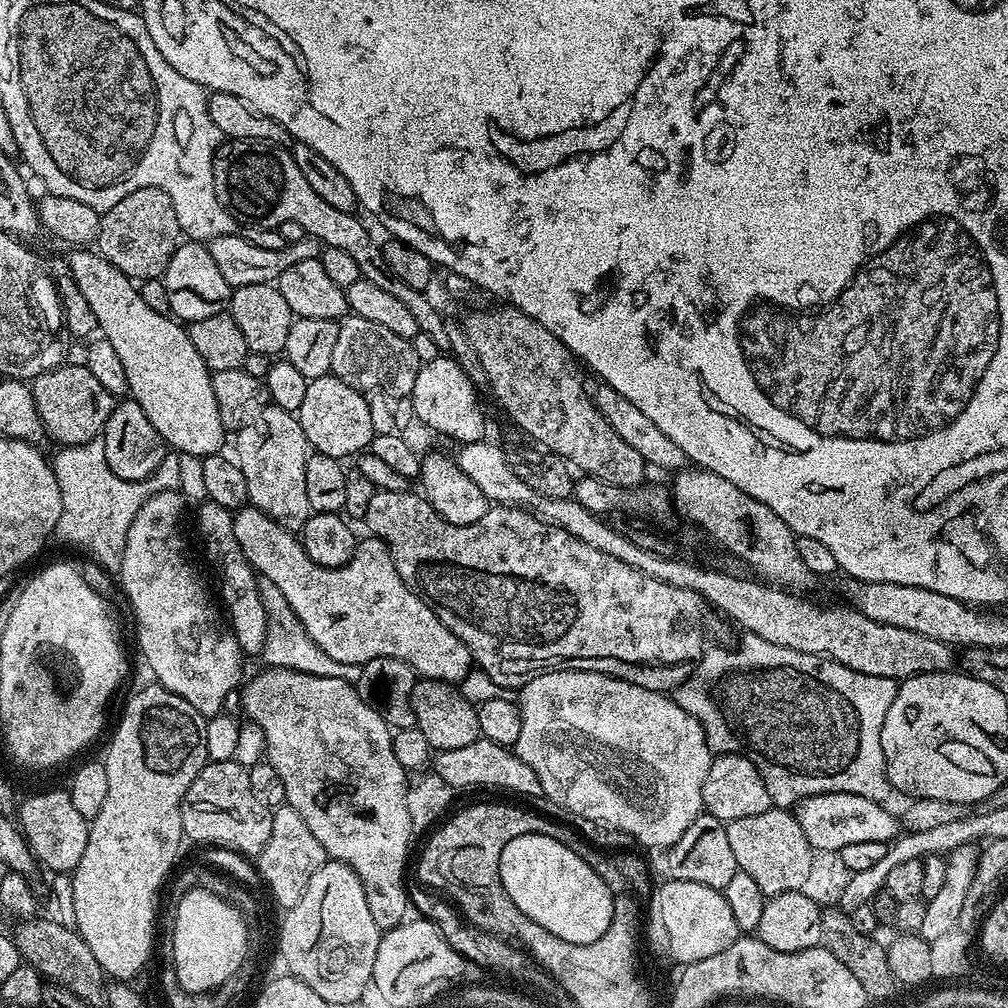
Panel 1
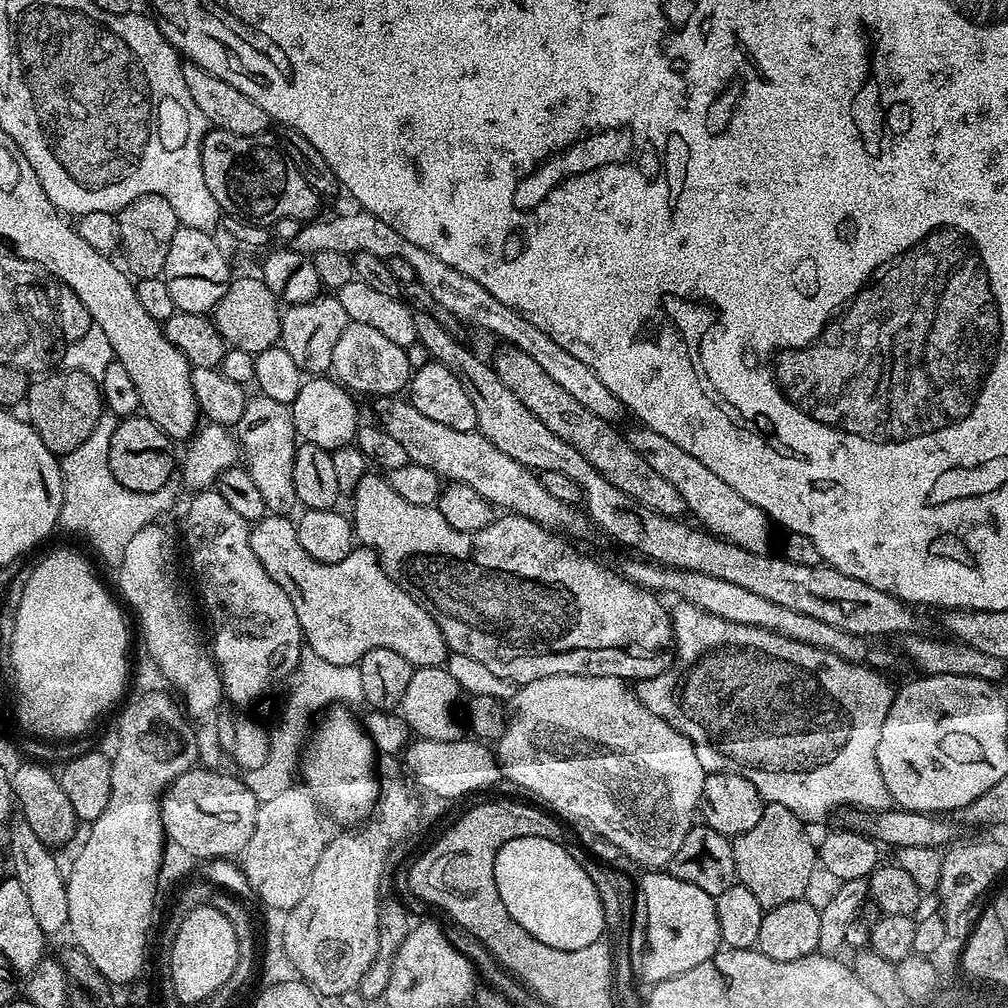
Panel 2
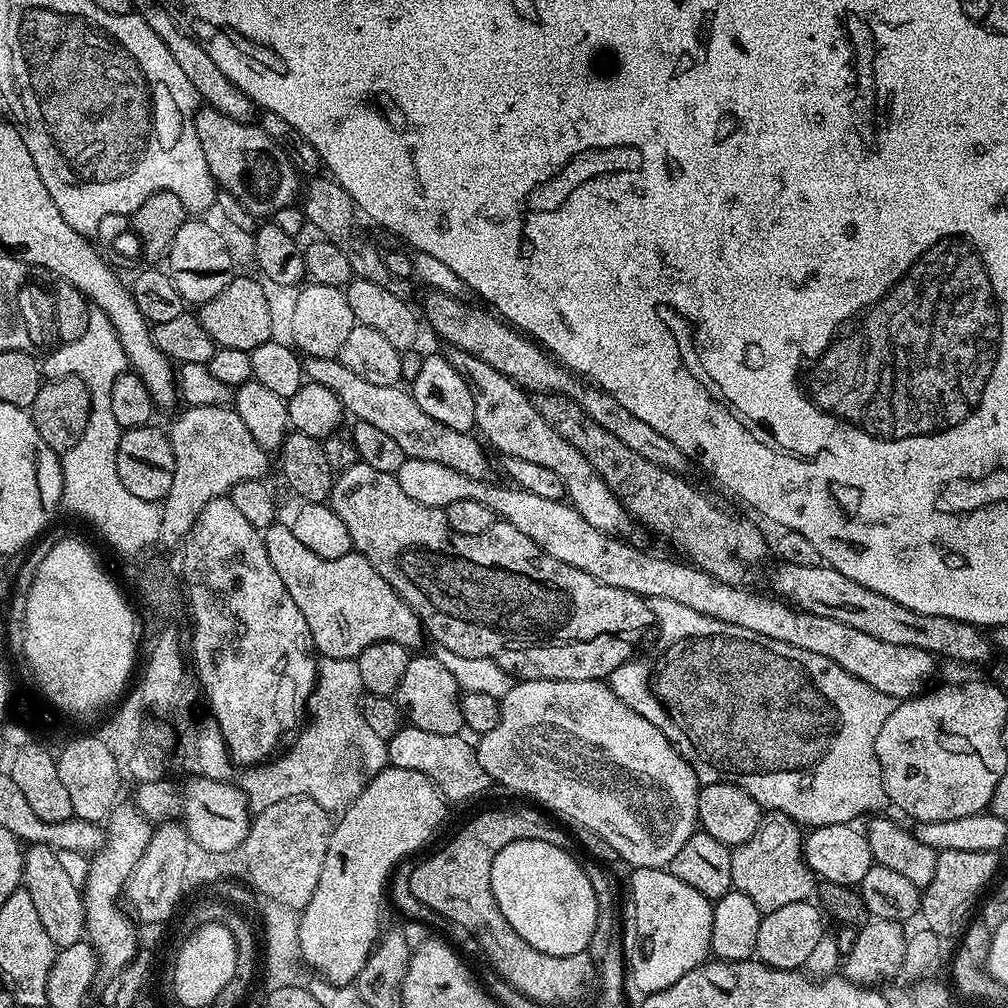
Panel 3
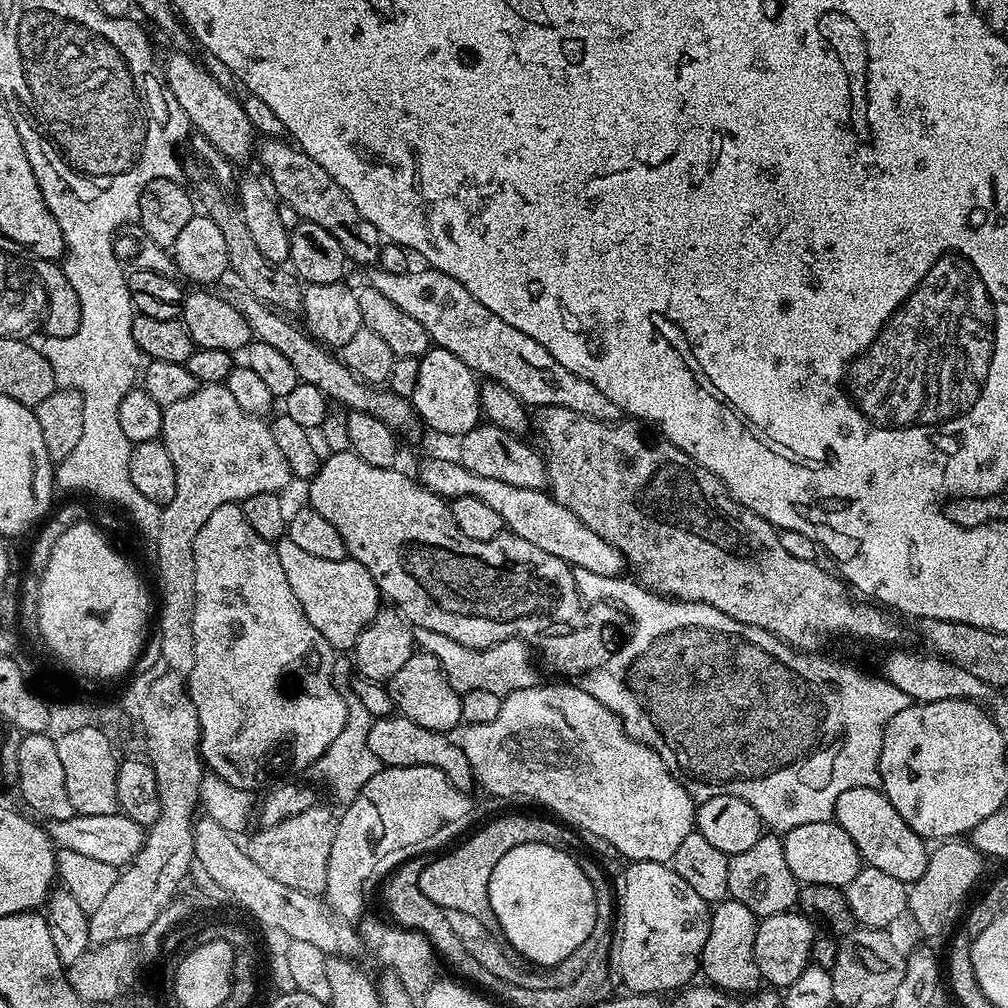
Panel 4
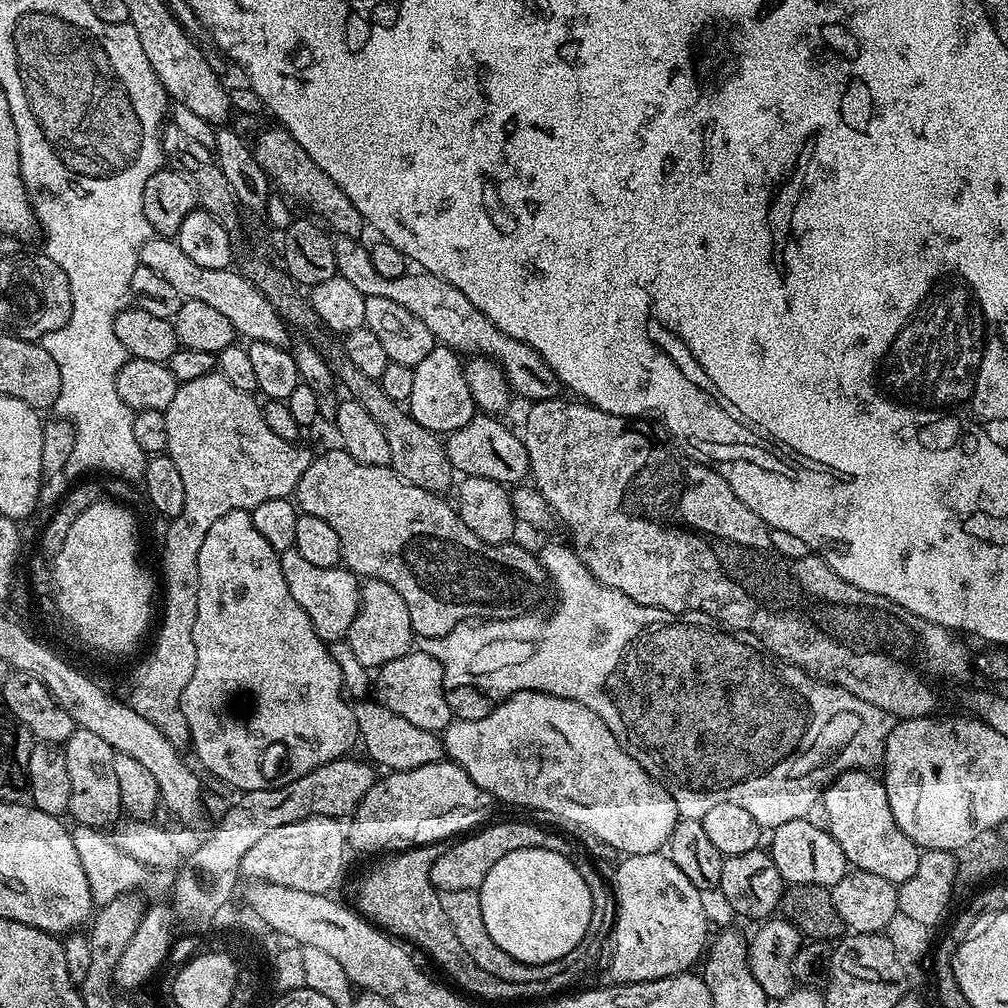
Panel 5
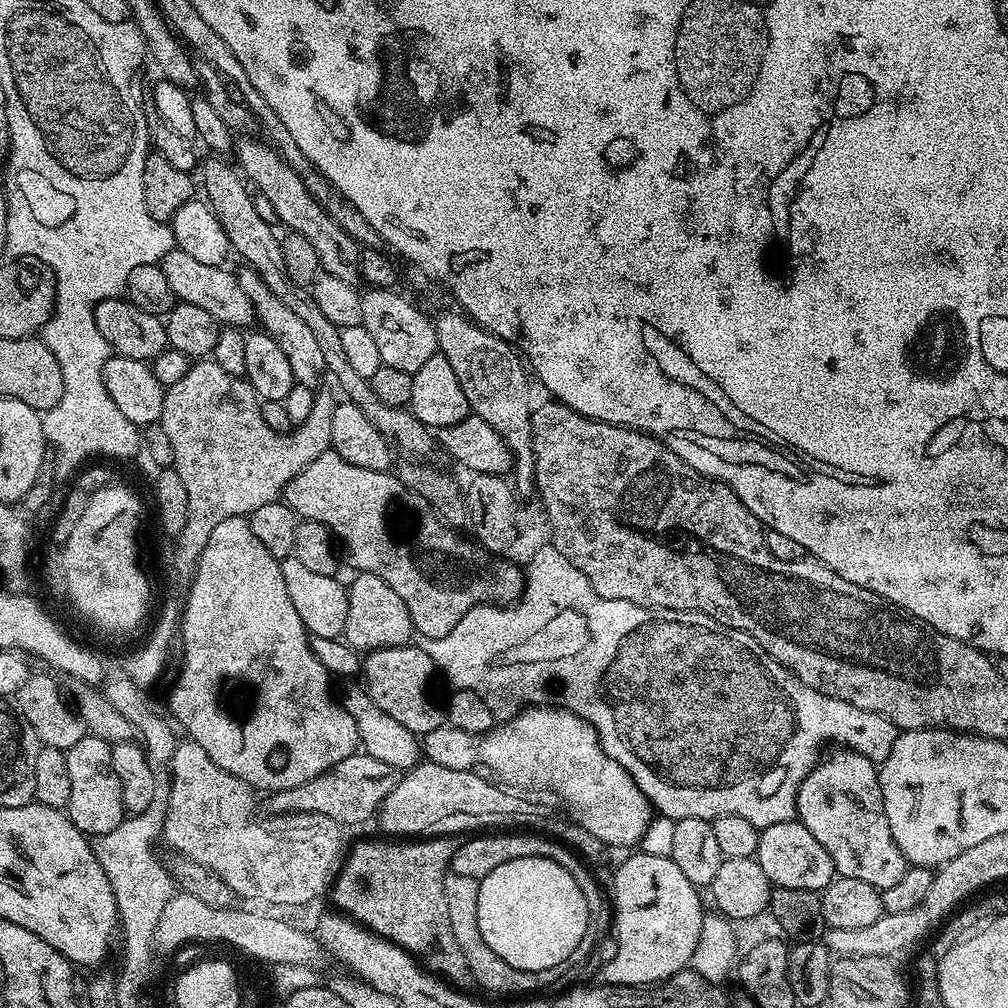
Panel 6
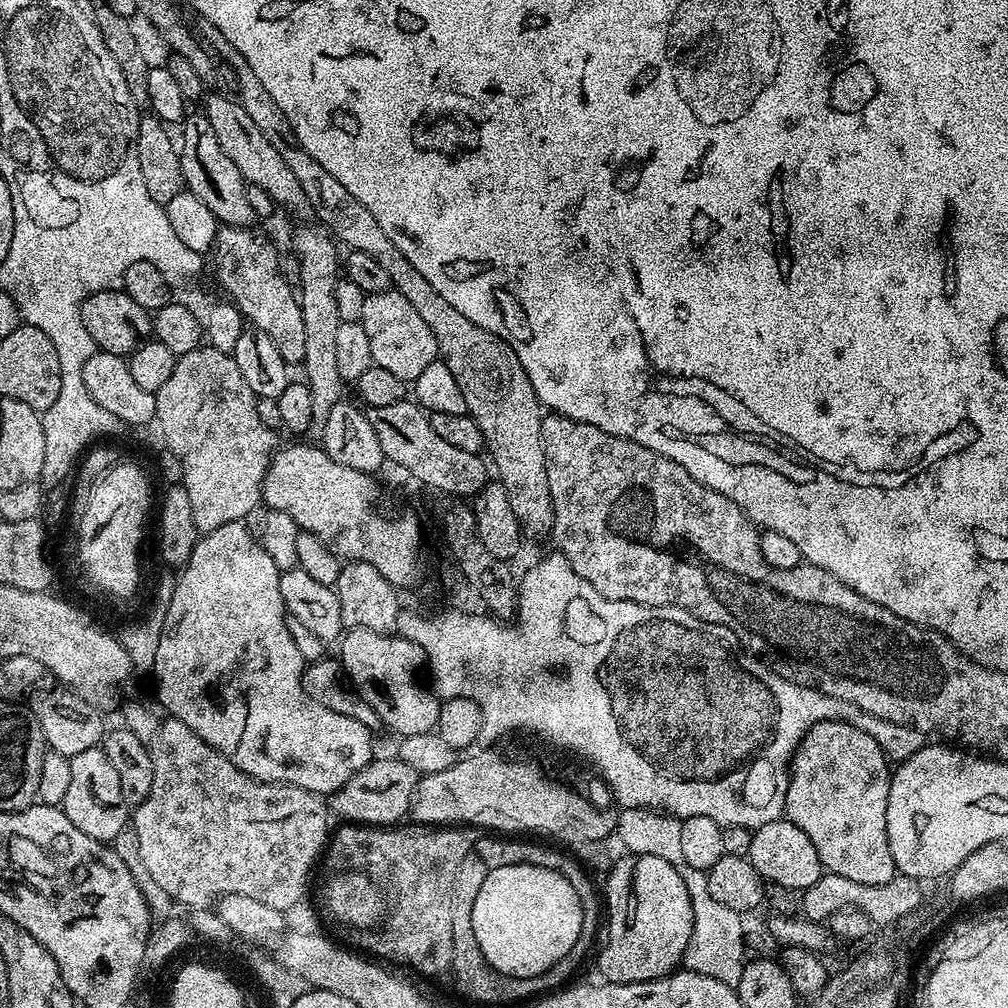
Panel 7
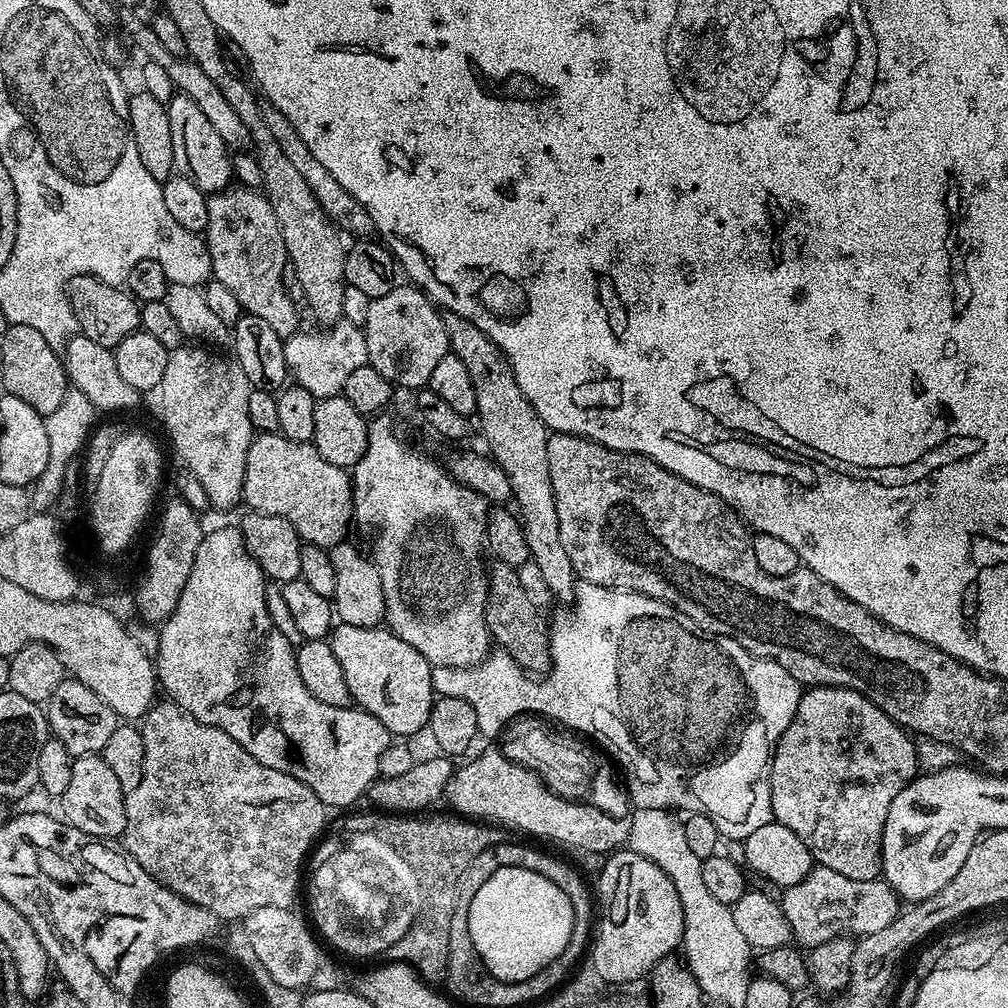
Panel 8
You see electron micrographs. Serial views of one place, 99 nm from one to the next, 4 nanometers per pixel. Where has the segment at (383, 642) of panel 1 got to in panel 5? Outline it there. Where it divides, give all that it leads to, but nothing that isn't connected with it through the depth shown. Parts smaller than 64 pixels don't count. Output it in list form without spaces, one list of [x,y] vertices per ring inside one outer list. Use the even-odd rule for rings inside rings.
[[[295,550],[280,553],[280,565],[286,586],[290,586],[290,594],[294,594],[294,602],[306,610],[320,639],[325,642],[345,639],[360,605],[360,584],[357,577],[343,566],[310,566],[310,562],[306,562],[306,558],[302,558],[302,554]]]

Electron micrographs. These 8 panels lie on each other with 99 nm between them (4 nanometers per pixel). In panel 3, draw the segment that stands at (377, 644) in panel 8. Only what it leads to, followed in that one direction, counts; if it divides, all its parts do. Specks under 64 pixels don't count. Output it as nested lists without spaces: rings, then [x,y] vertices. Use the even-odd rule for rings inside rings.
[[[434,654],[428,656],[413,655],[406,666],[406,674],[402,674],[402,682],[394,697],[400,705],[400,711],[409,725],[418,730],[430,730],[430,734],[457,735],[464,728],[462,718],[462,689],[454,682],[454,674],[438,662]]]

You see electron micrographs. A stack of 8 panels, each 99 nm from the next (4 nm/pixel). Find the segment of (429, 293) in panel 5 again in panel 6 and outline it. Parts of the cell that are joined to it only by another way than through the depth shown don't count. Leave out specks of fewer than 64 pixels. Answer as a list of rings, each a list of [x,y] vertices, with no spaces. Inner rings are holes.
[[[237,139],[235,141],[234,157],[236,156],[235,163],[239,171],[259,195],[264,196],[274,205],[280,224],[286,226],[288,232],[302,234],[302,238],[306,238],[313,244],[314,250],[318,253],[316,262],[327,275],[342,278],[342,282],[347,284],[356,284],[360,280],[361,245],[353,236],[348,236],[346,230],[338,226],[338,222],[334,222],[326,214],[326,210],[314,199],[310,190],[306,190],[299,174],[287,164],[271,143],[261,140]]]

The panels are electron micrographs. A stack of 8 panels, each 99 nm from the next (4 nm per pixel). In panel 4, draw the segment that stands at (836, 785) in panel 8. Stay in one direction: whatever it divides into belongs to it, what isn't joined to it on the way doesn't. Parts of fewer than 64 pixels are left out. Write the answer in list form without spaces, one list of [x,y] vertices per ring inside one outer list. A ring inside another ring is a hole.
[[[879,787],[851,788],[842,793],[836,803],[835,823],[850,834],[850,842],[858,846],[861,861],[874,870],[883,870],[906,885],[911,886],[926,871],[930,851],[923,836],[918,835],[894,810],[887,796]]]

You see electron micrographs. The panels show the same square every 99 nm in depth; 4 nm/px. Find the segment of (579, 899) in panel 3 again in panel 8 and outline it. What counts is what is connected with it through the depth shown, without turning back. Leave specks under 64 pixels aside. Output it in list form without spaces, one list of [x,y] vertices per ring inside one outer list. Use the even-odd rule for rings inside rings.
[[[501,868],[490,875],[479,887],[470,904],[469,930],[474,942],[474,950],[500,980],[513,984],[526,978],[534,978],[550,962],[554,962],[566,950],[570,942],[570,934],[574,926],[574,910],[570,906],[570,898],[550,878],[542,878],[542,874],[534,874],[534,870],[521,868]]]

